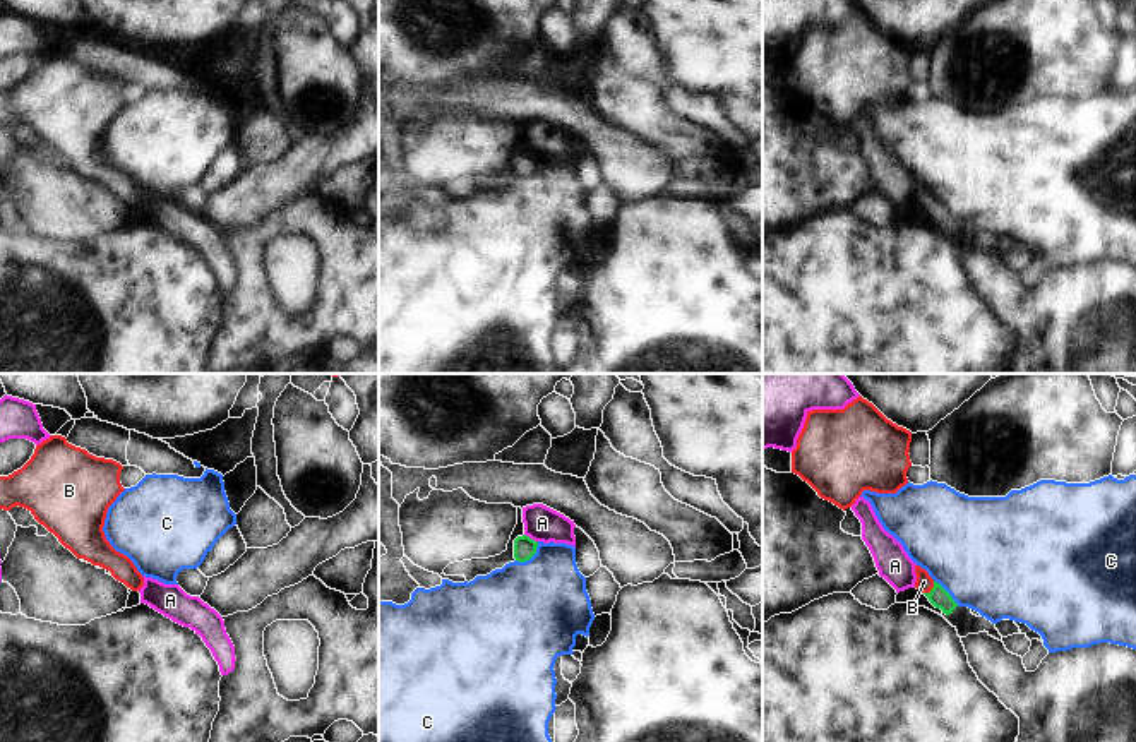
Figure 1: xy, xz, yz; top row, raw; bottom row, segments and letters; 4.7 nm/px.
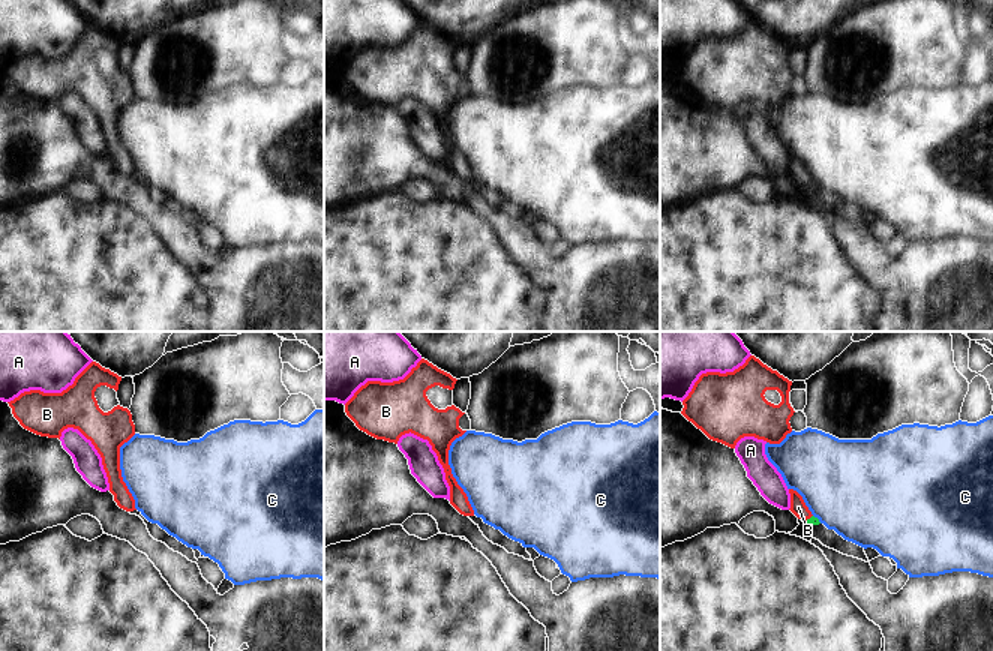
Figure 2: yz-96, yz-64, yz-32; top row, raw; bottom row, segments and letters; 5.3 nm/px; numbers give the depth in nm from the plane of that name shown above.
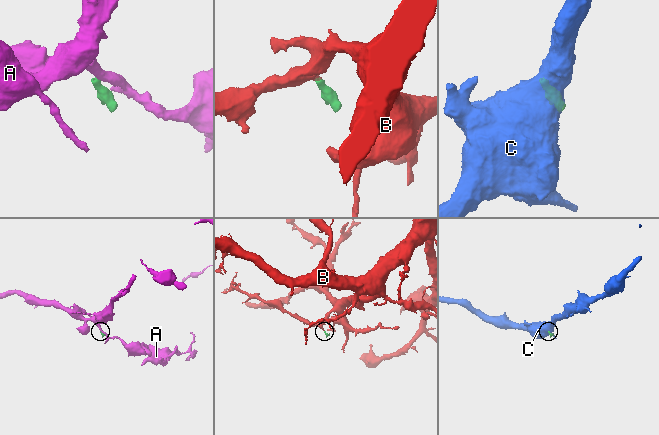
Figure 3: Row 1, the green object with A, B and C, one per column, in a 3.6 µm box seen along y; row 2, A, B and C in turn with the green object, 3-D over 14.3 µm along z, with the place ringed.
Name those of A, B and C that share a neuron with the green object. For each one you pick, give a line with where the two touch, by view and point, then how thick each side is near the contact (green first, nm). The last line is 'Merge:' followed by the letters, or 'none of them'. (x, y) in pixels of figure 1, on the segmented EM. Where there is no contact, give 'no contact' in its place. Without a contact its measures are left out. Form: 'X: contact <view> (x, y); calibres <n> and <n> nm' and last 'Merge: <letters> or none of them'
B: contact yz (932, 588); calibres 90 and 80 nm
Merge: B

